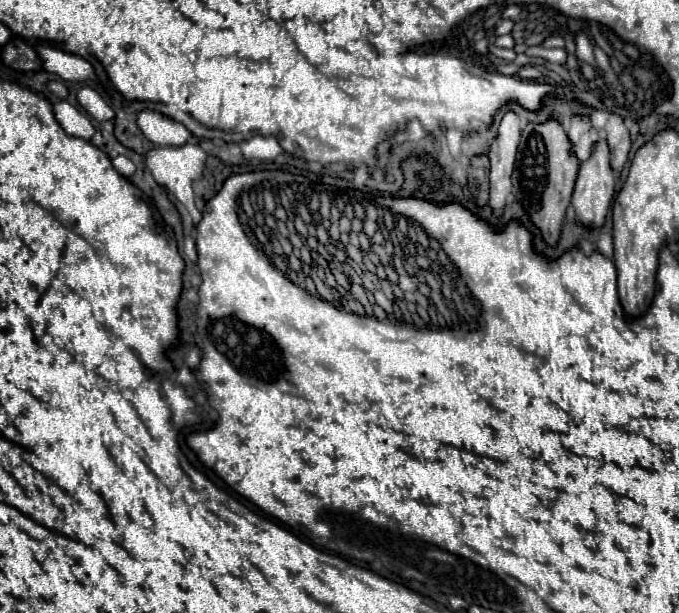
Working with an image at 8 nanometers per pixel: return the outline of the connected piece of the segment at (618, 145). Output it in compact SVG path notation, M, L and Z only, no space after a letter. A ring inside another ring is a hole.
M610 115L606 123L606 133L608 133L608 147L610 147L610 165L616 173L620 173L624 163L628 161L628 151L630 151L630 137L626 133L622 117Z

